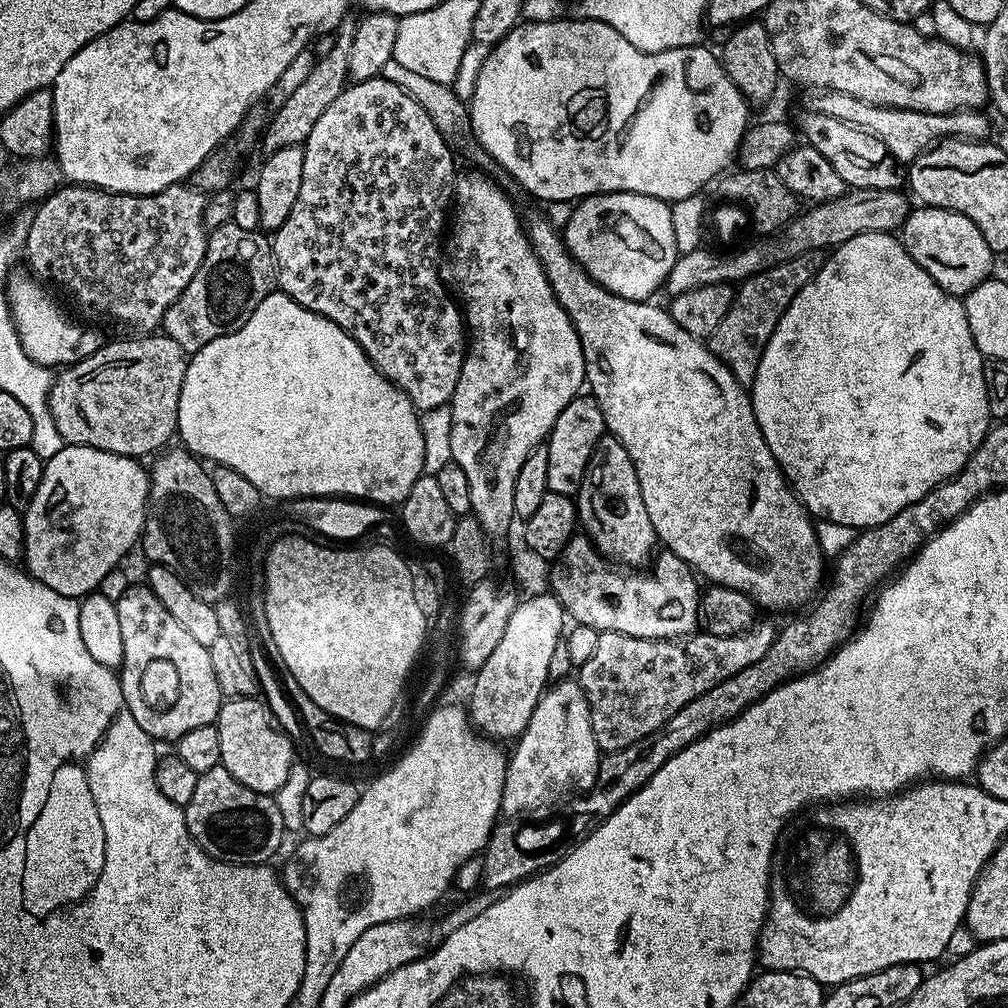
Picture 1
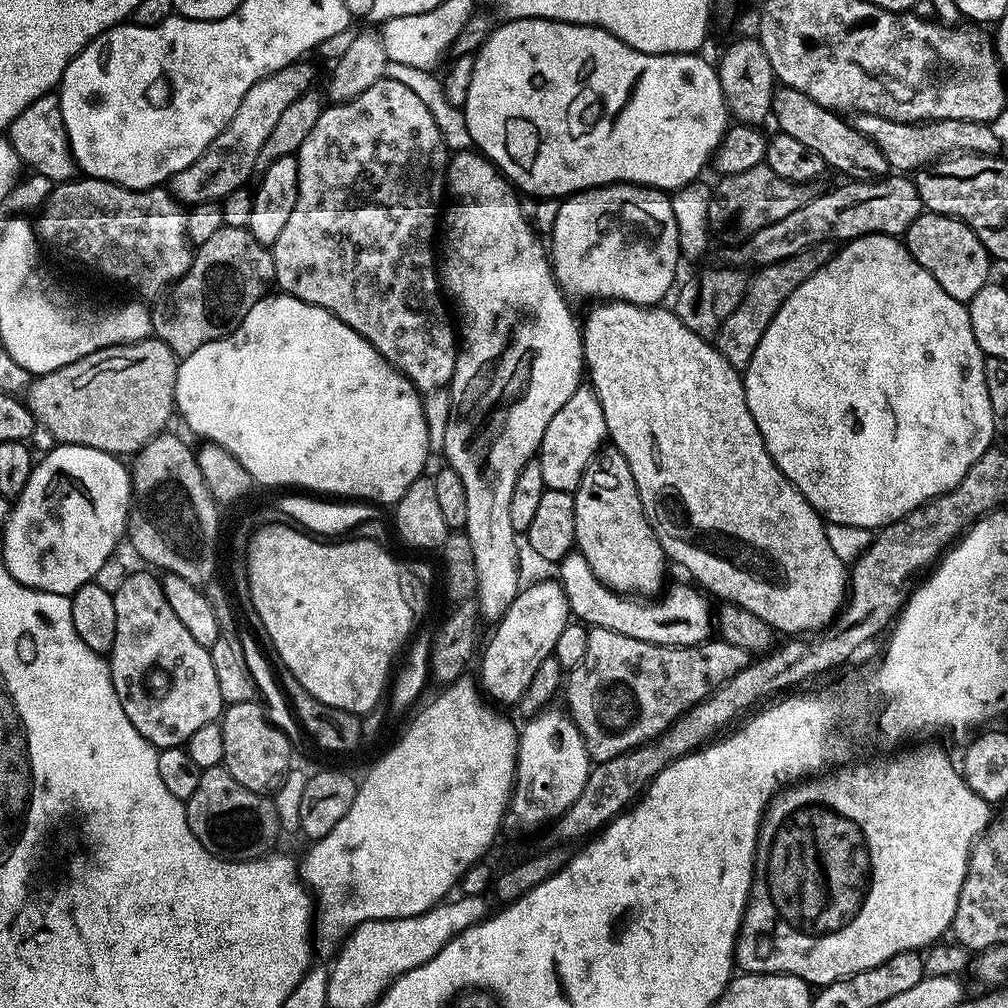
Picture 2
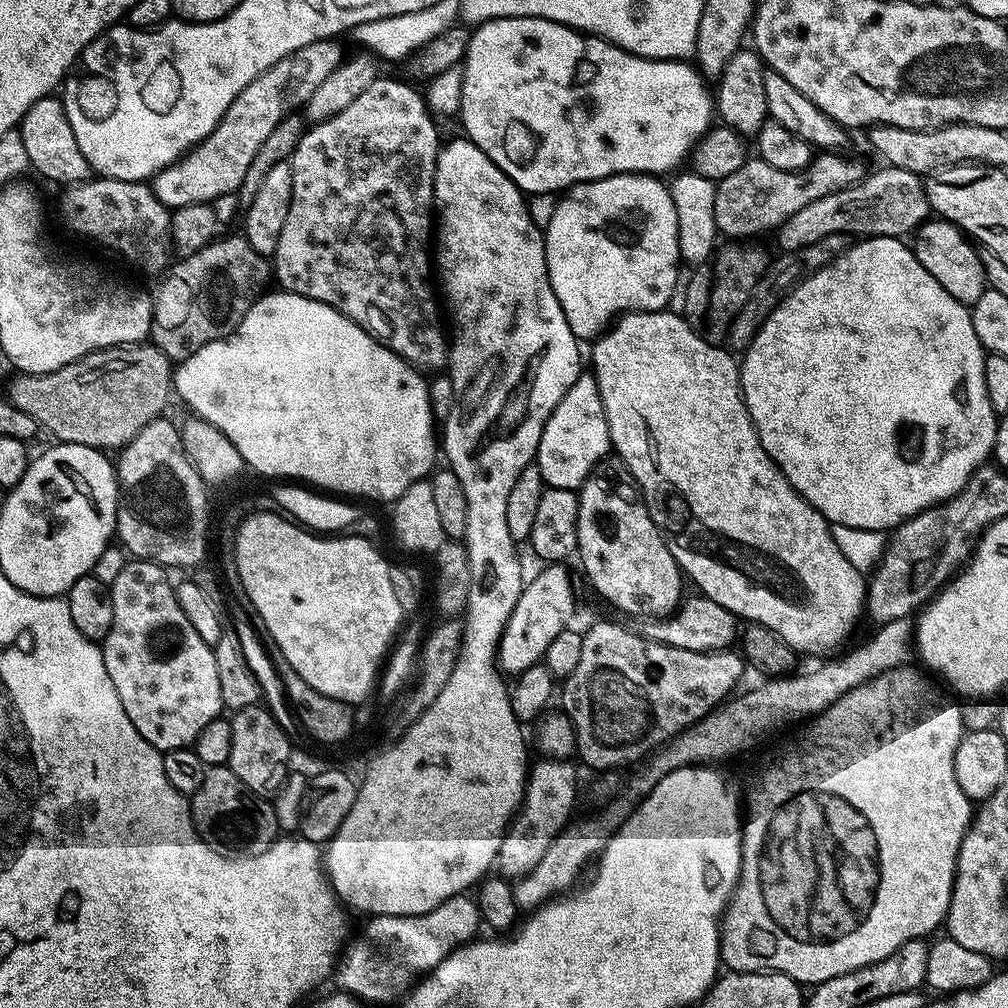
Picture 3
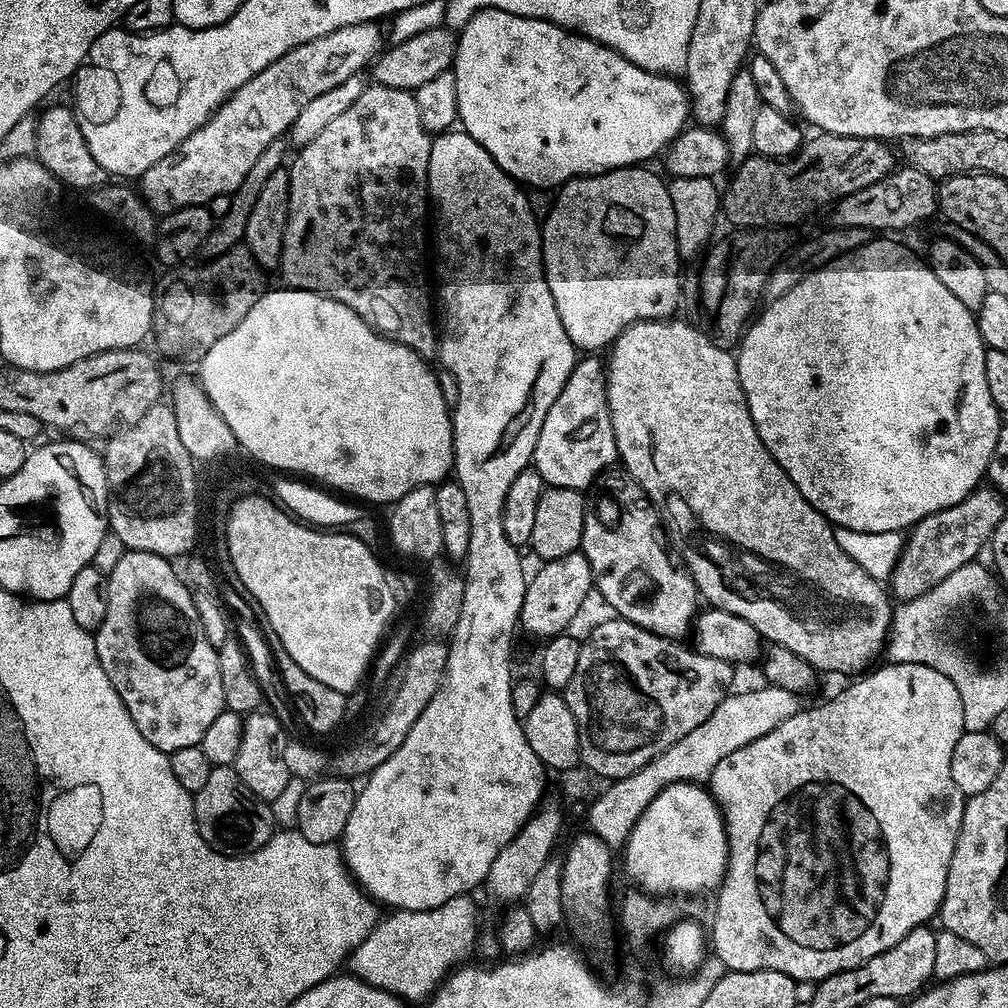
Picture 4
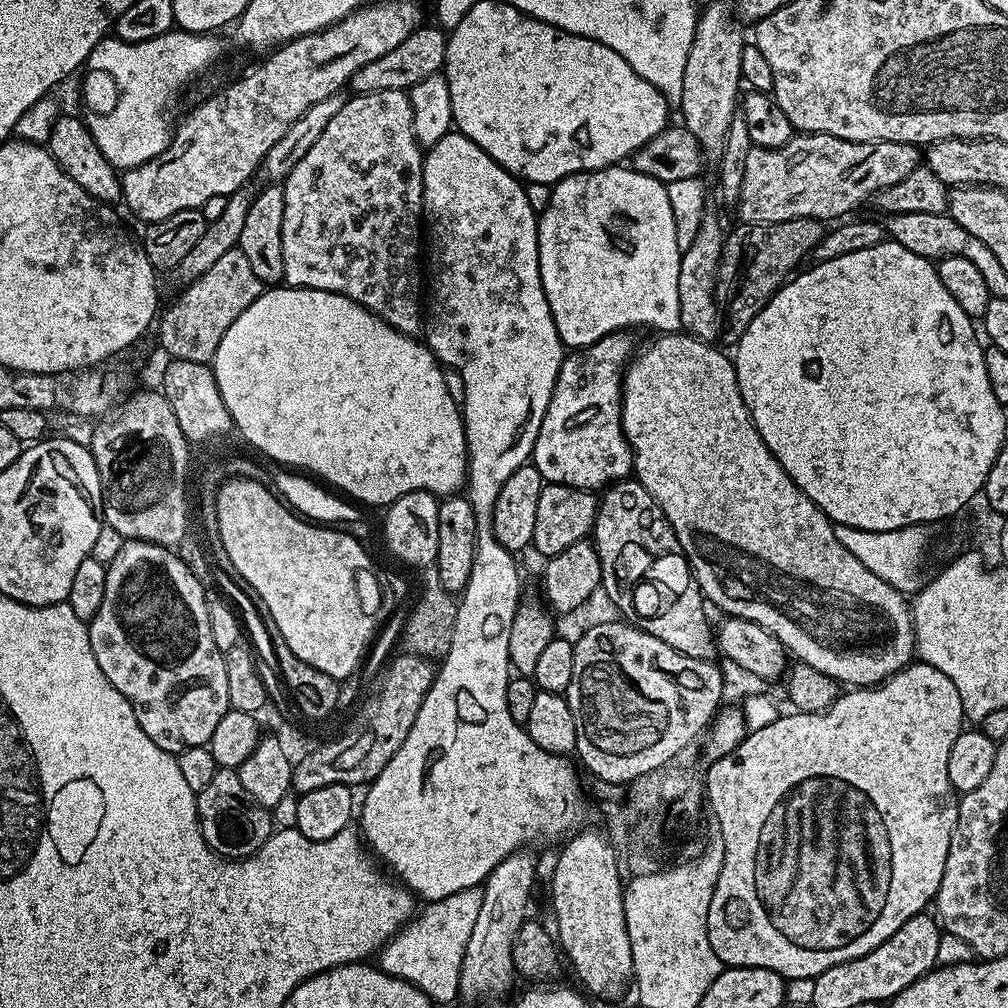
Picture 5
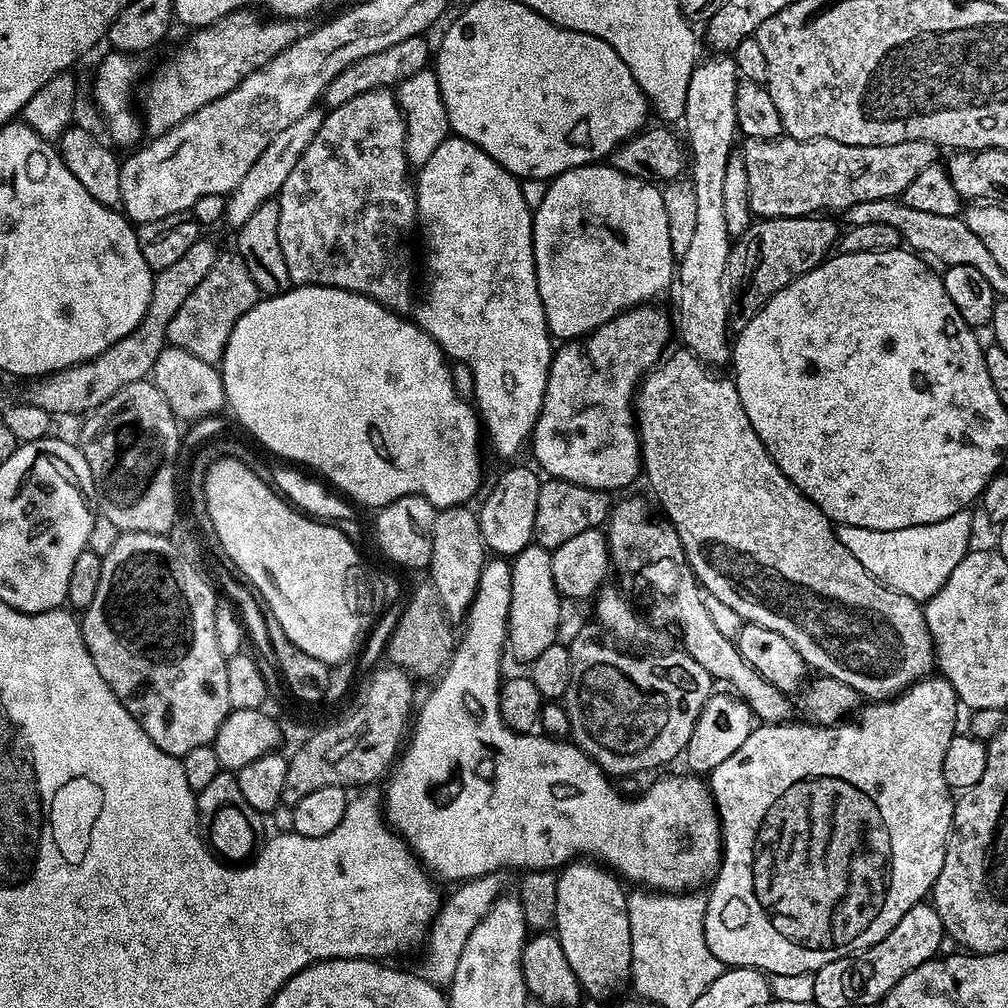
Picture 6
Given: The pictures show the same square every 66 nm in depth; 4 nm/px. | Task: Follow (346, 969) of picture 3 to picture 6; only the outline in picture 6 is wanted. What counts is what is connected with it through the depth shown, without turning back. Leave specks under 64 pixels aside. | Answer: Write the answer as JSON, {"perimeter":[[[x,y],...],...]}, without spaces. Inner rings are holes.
{"perimeter":[[[489,874],[463,881],[455,887],[457,889],[449,898],[447,895],[441,903],[424,942],[426,950],[420,969],[421,976],[431,984],[439,988],[451,985],[458,959],[462,956],[463,947],[466,946],[466,938],[469,937],[470,931],[474,930],[474,926],[478,926],[478,922],[482,922],[482,918],[492,909],[496,897],[501,895],[500,878],[499,875]]]}

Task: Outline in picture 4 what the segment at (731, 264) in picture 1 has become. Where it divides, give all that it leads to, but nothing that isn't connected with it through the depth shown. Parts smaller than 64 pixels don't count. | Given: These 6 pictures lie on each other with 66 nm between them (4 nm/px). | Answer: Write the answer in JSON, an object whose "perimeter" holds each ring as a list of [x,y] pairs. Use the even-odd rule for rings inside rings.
{"perimeter":[[[900,166],[886,178],[874,182],[874,186],[866,186],[854,194],[844,196],[836,201],[835,204],[831,205],[831,212],[831,227],[862,226],[863,228],[868,228],[874,234],[896,234],[892,232],[900,232],[903,228],[912,228],[915,224],[920,224],[923,220],[930,219],[932,215],[937,215],[938,184],[937,181],[931,180],[926,174],[922,174],[922,170],[911,166]]]}

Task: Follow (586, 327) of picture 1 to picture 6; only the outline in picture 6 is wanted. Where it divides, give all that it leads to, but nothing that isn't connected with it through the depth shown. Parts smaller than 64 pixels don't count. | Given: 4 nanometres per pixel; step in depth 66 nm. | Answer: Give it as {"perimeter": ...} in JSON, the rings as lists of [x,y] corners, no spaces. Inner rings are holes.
{"perimeter":[[[679,351],[673,356],[665,355],[660,363],[640,381],[640,387],[634,397],[634,419],[640,438],[643,479],[648,479],[657,502],[664,507],[663,515],[674,526],[682,542],[684,556],[697,580],[700,581],[701,589],[713,601],[716,599],[718,603],[725,604],[734,615],[741,616],[739,618],[741,621],[757,624],[766,630],[774,630],[774,634],[782,634],[782,638],[788,639],[794,645],[794,650],[802,654],[804,663],[809,669],[817,668],[815,670],[817,673],[838,678],[838,682],[846,682],[846,686],[850,686],[869,701],[890,700],[893,696],[905,692],[912,684],[923,680],[925,676],[933,675],[934,665],[937,663],[936,654],[921,601],[901,592],[895,592],[892,588],[887,588],[881,580],[875,580],[866,570],[866,566],[862,566],[862,562],[858,562],[858,558],[854,558],[854,554],[850,554],[850,550],[846,550],[846,546],[838,542],[832,521],[826,514],[822,514],[822,510],[818,510],[818,506],[814,506],[814,502],[810,502],[810,498],[806,498],[798,491],[794,482],[790,482],[790,478],[782,474],[782,470],[778,470],[774,458],[770,458],[766,446],[762,446],[754,426],[750,426],[750,418],[746,418],[746,410],[742,410],[742,398],[738,398],[735,379],[728,377],[727,380],[726,377],[719,376],[716,373],[719,371],[715,367],[705,364],[693,352]]]}

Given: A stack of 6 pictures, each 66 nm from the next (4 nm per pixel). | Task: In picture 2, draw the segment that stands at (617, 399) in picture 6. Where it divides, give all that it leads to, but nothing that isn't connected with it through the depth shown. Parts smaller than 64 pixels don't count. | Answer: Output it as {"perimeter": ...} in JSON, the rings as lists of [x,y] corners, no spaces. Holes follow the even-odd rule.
{"perimeter":[[[590,386],[576,388],[574,394],[570,394],[570,399],[563,404],[562,410],[558,410],[554,418],[550,418],[546,434],[542,434],[538,459],[542,466],[545,489],[575,493],[580,487],[580,479],[586,466],[605,447],[607,434],[602,402],[598,402],[596,392]]]}

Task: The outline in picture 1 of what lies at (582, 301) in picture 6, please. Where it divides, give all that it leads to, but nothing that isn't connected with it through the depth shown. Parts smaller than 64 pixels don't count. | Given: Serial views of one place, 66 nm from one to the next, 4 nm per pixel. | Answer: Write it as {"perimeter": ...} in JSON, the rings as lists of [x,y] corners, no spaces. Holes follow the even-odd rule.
{"perimeter":[[[603,192],[597,196],[584,197],[584,199],[579,201],[573,208],[576,209],[569,214],[568,225],[562,228],[562,235],[564,237],[564,244],[568,247],[568,252],[580,263],[581,268],[583,268],[593,280],[598,281],[607,292],[613,292],[627,300],[651,301],[653,297],[655,297],[652,295],[654,295],[656,291],[659,293],[661,289],[663,289],[664,280],[670,274],[670,270],[674,266],[678,255],[676,243],[674,242],[674,222],[670,222],[672,210],[669,201],[659,200],[653,196],[647,196],[646,194],[634,194],[633,192]]]}

